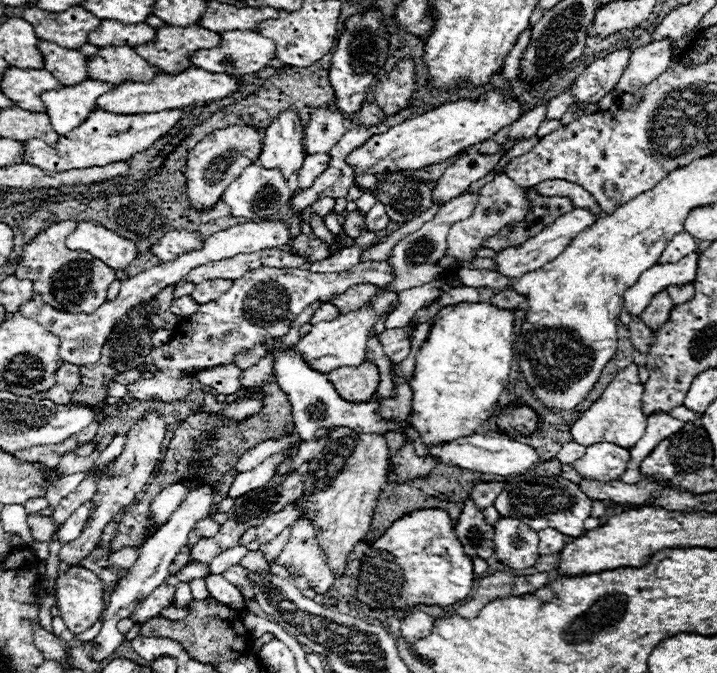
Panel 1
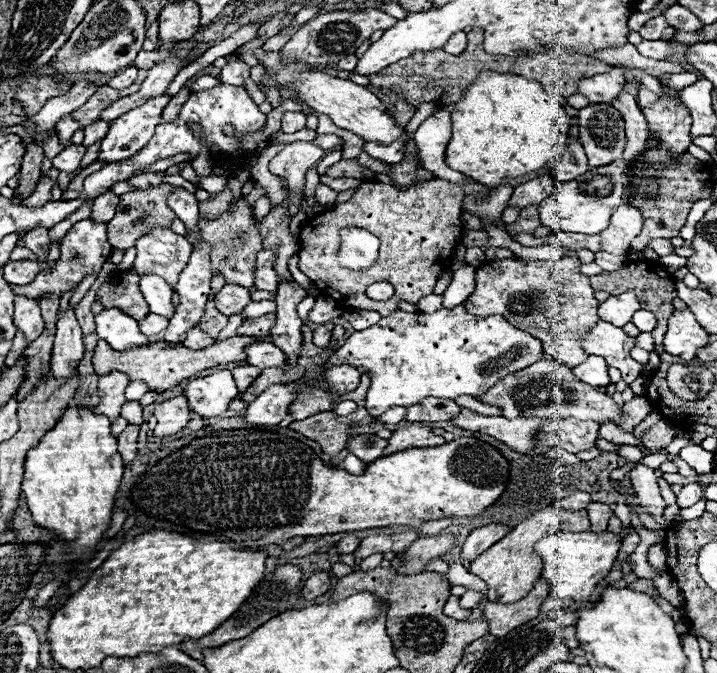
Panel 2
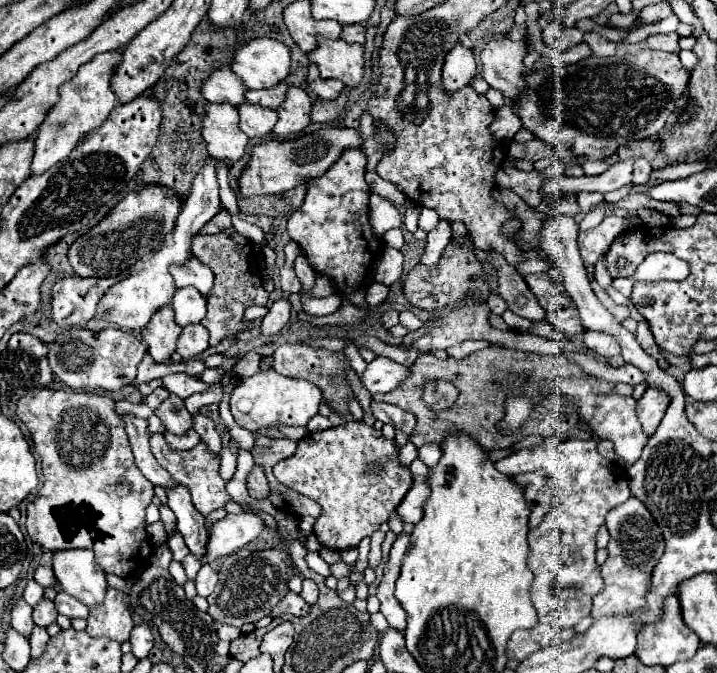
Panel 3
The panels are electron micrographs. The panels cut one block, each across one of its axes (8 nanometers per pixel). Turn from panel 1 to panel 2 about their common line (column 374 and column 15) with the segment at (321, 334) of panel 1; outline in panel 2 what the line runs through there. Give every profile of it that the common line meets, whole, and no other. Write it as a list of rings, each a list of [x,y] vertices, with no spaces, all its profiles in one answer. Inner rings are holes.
[[[16,296],[14,298],[14,322],[16,322],[18,330],[24,332],[28,342],[36,340],[44,330],[38,300],[26,298],[26,296]]]

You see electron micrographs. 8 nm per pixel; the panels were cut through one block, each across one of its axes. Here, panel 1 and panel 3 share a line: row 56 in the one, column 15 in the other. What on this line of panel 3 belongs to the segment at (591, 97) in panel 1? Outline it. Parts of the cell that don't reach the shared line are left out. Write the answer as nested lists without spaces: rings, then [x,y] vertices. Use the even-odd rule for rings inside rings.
[[[18,598],[18,600],[16,600],[16,604],[12,606],[10,616],[12,616],[12,620],[10,620],[12,628],[14,628],[14,630],[18,630],[18,632],[20,632],[20,634],[24,634],[24,636],[30,636],[30,632],[32,632],[32,628],[34,628],[34,620],[32,620],[32,606],[30,606],[30,604],[26,604],[26,602],[24,602],[24,598]]]

